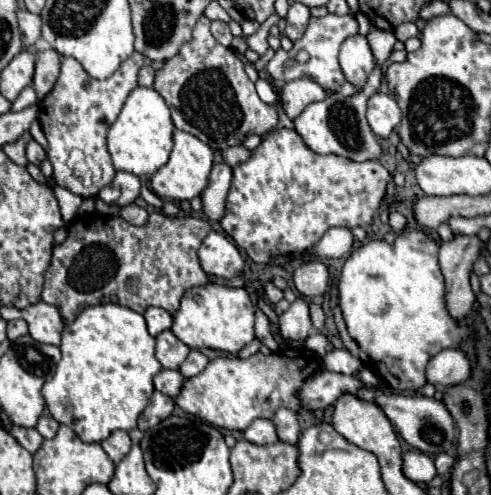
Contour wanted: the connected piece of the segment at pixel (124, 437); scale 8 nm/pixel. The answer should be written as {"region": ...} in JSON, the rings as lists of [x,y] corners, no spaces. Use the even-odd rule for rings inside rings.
{"region":[[[124,430],[112,432],[110,438],[106,438],[106,440],[102,442],[104,452],[110,456],[110,460],[112,460],[114,464],[120,464],[120,462],[122,462],[122,458],[130,452],[130,446],[132,446],[130,436],[128,436],[128,432],[124,432]]]}

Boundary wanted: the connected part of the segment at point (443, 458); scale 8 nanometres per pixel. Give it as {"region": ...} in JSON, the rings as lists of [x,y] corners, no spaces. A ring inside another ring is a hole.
{"region":[[[440,454],[440,456],[436,456],[436,470],[438,470],[438,474],[440,476],[444,476],[446,472],[450,472],[452,470],[452,466],[454,466],[454,456],[450,456],[450,454]]]}

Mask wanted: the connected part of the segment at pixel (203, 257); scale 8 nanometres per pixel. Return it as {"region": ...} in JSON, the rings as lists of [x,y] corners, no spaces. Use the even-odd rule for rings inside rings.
{"region":[[[214,230],[204,238],[198,258],[206,274],[232,278],[244,270],[244,258],[240,256],[238,248],[224,234]]]}

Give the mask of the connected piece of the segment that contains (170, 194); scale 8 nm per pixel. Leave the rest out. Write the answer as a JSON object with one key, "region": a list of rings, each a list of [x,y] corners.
{"region":[[[174,132],[174,148],[170,152],[170,160],[152,176],[150,184],[154,194],[160,198],[172,198],[172,200],[192,200],[202,194],[202,190],[208,186],[208,174],[214,164],[214,152],[198,140],[196,136],[188,132]]]}

